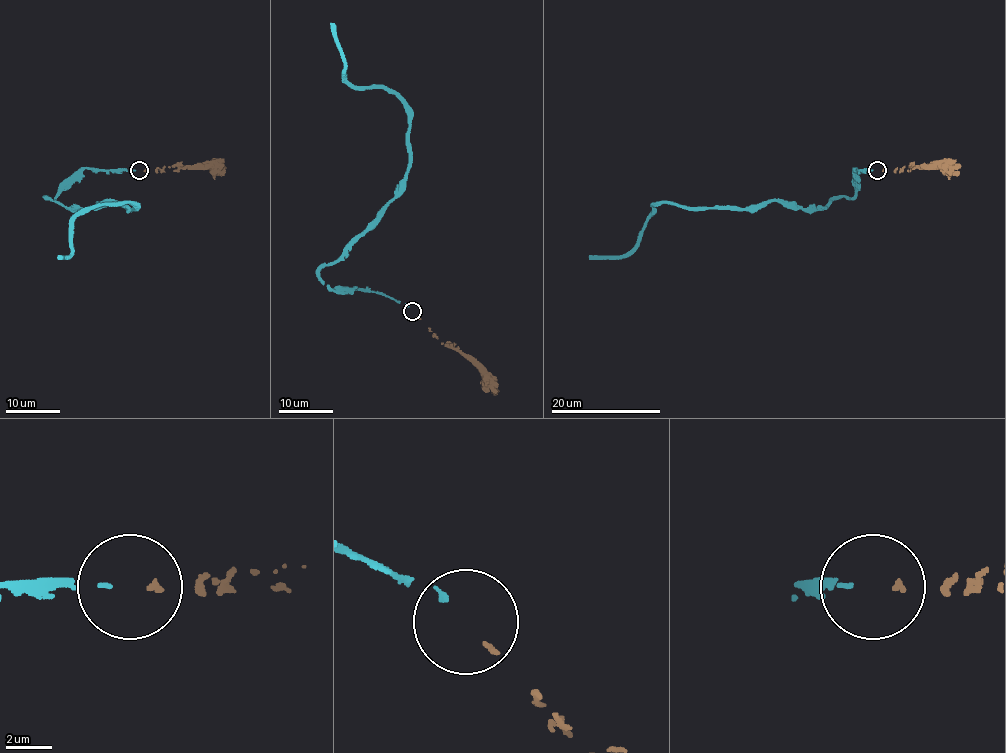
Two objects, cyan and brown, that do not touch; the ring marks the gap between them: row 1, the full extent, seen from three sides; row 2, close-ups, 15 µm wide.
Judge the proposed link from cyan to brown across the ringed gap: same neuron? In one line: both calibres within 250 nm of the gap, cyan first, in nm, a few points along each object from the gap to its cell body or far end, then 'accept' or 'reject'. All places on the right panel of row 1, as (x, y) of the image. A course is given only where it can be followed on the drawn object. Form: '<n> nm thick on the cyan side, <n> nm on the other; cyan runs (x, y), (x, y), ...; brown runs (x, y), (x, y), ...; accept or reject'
160 nm thick on the cyan side, 220 nm on the other; cyan runs (873, 170), (855, 169), (856, 193), (824, 207), (658, 203), (630, 250), (589, 257); brown runs (882, 170), (960, 164); accept

